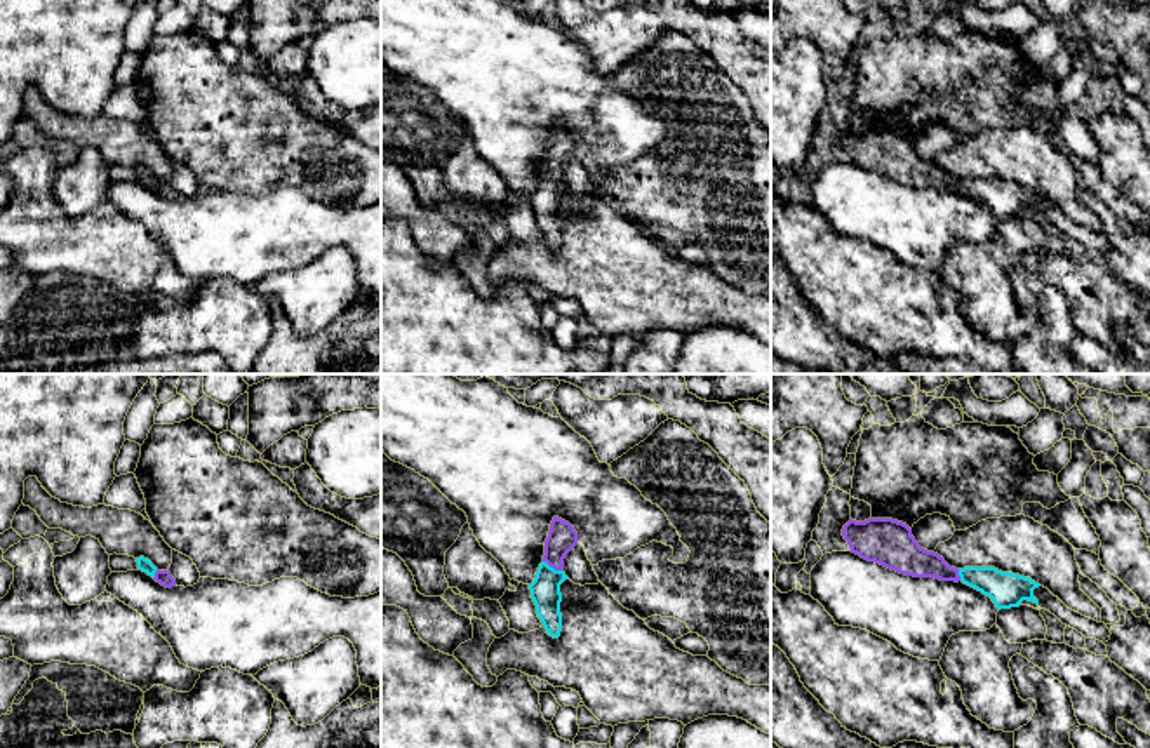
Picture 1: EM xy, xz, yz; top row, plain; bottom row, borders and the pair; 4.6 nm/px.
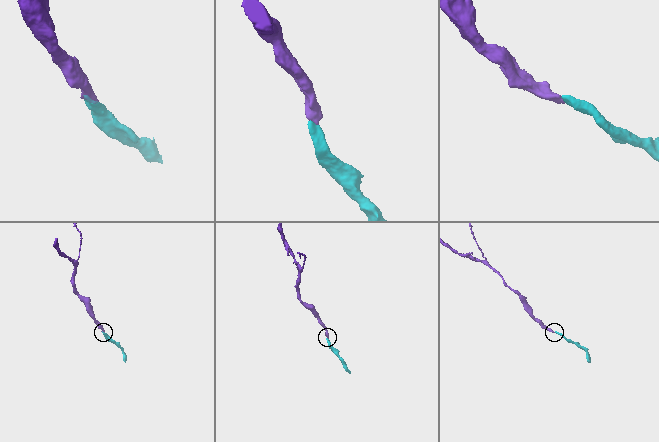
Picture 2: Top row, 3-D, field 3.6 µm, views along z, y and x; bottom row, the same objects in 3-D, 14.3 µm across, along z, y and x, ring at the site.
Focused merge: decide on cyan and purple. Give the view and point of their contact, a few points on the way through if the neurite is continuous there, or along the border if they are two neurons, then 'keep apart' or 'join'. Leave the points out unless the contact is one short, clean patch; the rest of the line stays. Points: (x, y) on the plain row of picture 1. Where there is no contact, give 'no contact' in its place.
contact xz (552, 178); way xz (545, 200), (552, 178), (555, 157), (562, 148); join

